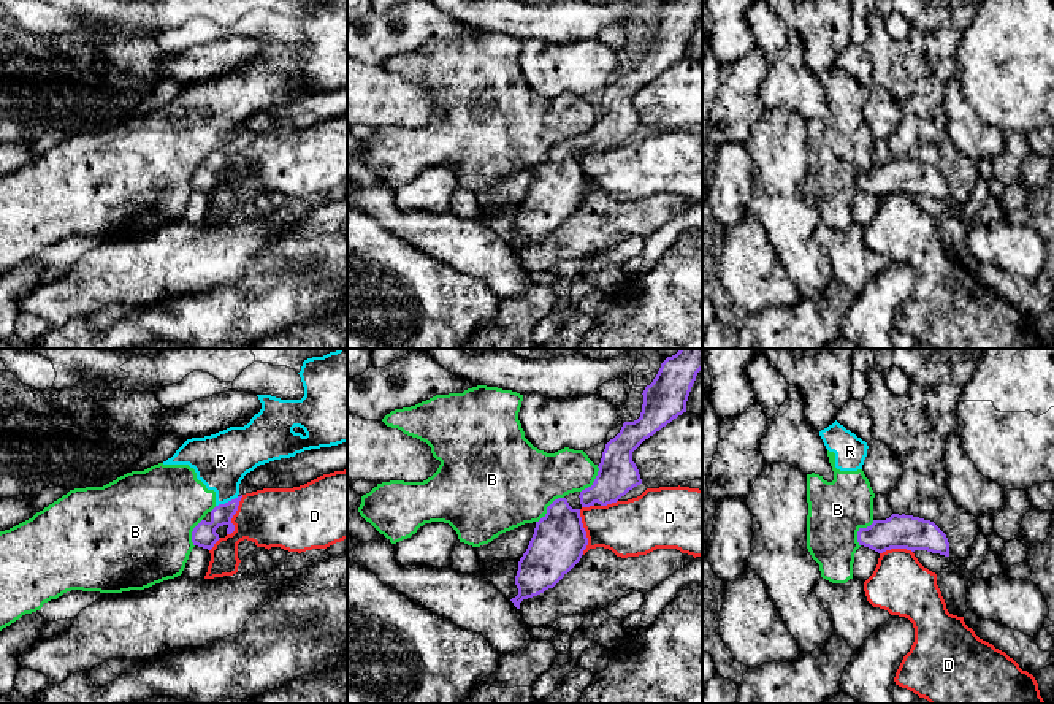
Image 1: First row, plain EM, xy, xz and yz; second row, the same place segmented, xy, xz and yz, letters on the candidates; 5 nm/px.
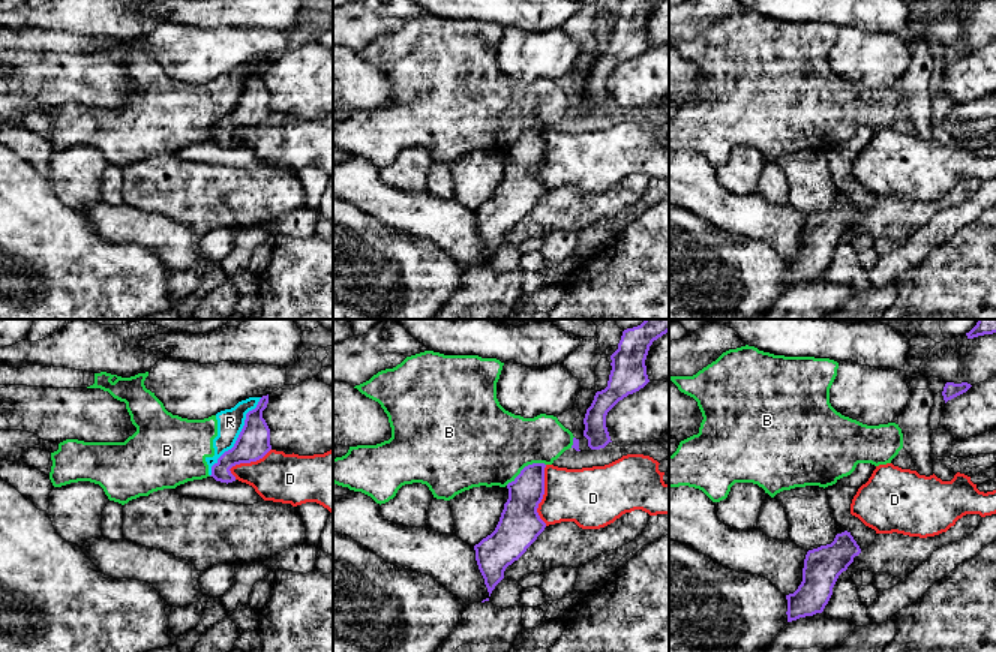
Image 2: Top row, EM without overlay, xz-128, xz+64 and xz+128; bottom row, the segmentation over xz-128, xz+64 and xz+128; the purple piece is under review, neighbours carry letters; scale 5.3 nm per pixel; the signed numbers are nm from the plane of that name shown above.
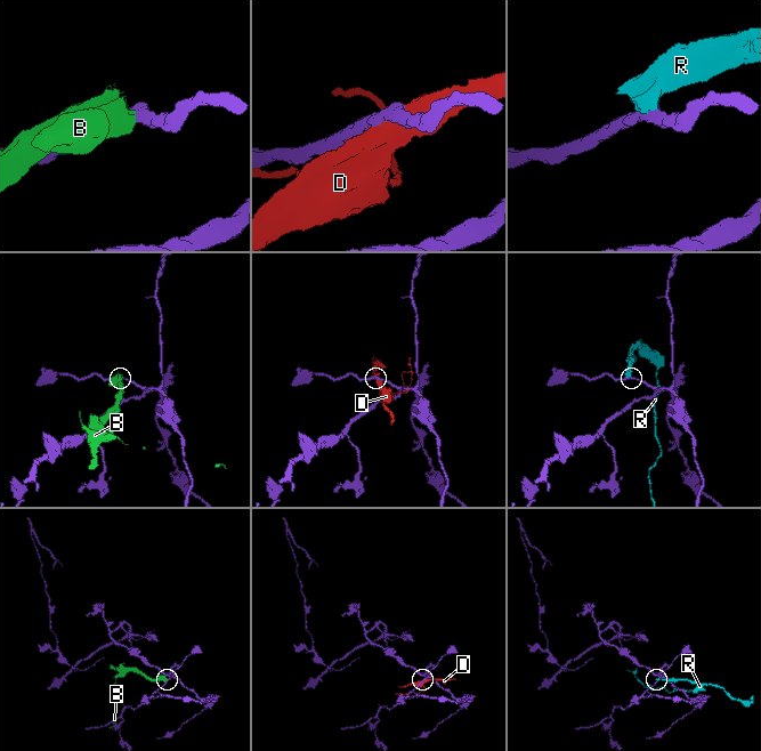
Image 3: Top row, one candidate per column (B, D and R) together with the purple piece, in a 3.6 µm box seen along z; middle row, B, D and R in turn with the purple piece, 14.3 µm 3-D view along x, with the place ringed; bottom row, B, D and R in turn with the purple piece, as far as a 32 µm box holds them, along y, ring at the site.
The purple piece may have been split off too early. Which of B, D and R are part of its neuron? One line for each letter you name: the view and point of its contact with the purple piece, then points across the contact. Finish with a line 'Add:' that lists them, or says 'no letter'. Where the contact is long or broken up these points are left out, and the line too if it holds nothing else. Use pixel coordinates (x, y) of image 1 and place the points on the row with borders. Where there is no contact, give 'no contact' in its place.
Add: no letter

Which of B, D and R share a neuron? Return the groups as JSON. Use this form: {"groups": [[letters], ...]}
{"groups": [["B", "R"], ["D"]]}

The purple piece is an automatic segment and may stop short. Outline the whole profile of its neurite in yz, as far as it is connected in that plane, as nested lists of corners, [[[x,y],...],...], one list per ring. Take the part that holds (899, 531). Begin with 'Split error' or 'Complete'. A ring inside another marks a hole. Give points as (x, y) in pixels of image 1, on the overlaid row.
Complete. [[[892,514],[886,520],[873,520],[870,526],[859,528],[857,542],[878,553],[907,549],[949,557],[948,538],[934,522],[905,514]]]

